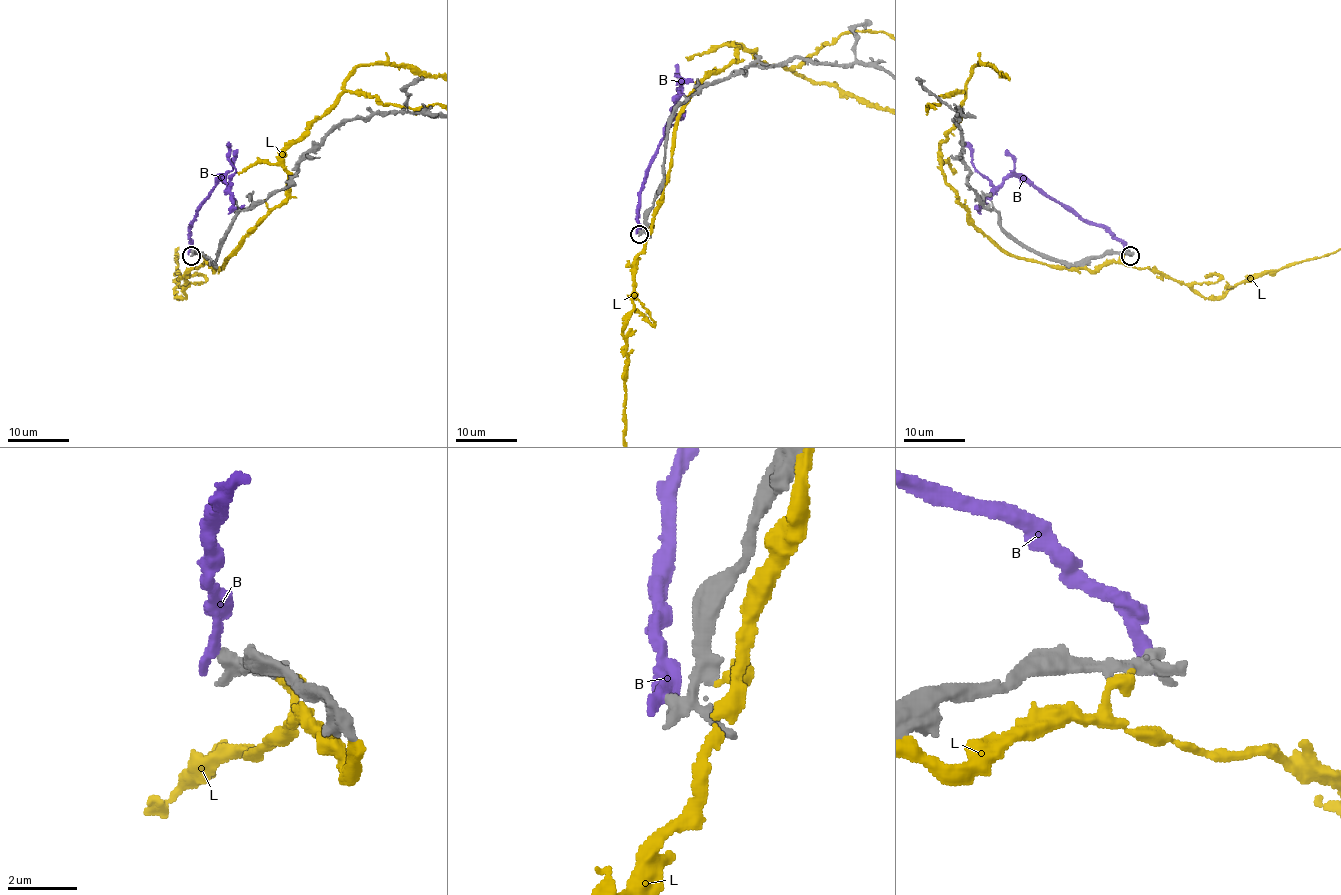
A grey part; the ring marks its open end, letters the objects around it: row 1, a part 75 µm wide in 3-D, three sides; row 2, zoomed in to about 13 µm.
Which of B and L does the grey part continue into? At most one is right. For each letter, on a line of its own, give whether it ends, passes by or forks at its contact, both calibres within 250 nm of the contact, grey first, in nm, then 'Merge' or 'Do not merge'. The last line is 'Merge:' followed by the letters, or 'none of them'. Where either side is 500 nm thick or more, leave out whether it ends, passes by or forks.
B: It ends there. Thickness 260 nm (grey) against 440 nm. Do not merge
L: It ends there. Thickness 320 nm (grey) against 320 nm. Do not merge
Merge: none of them

